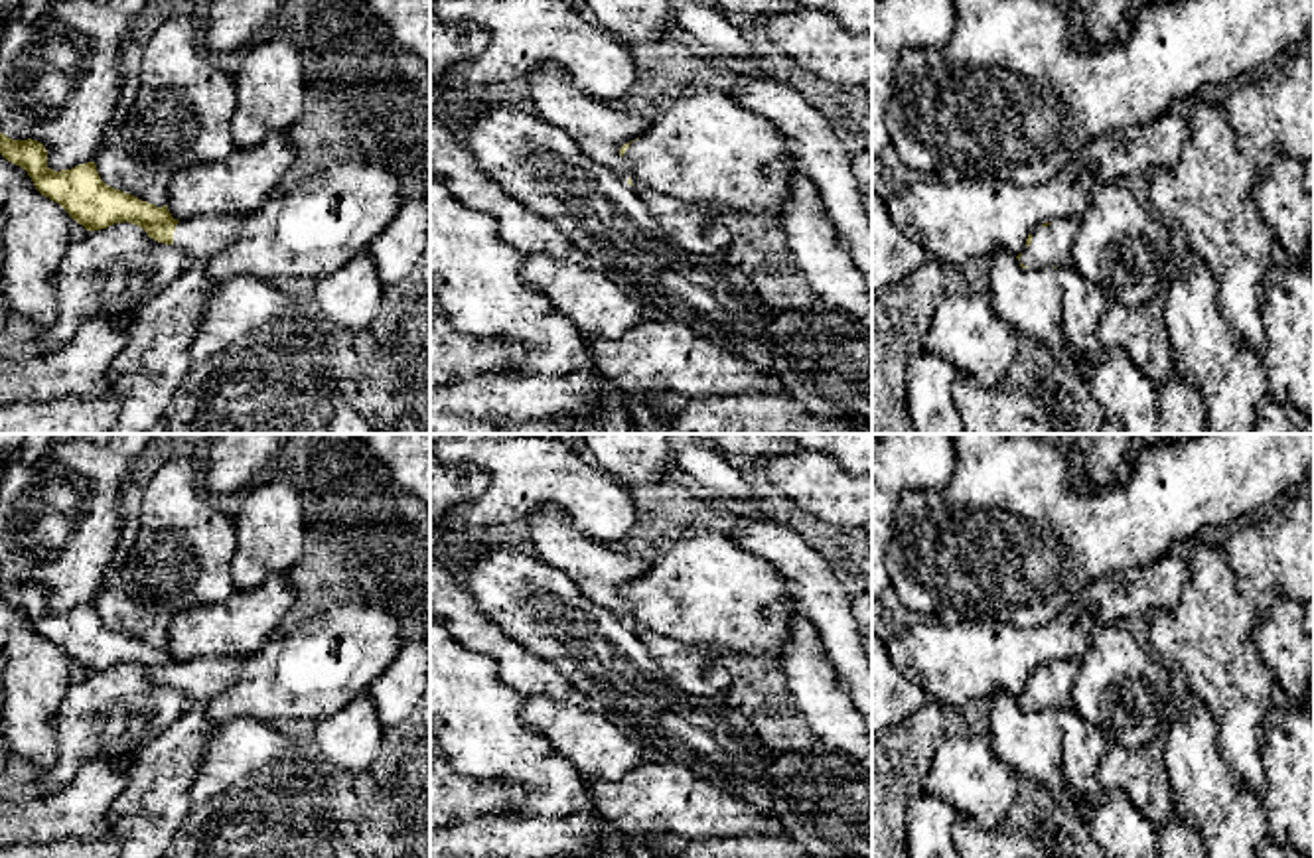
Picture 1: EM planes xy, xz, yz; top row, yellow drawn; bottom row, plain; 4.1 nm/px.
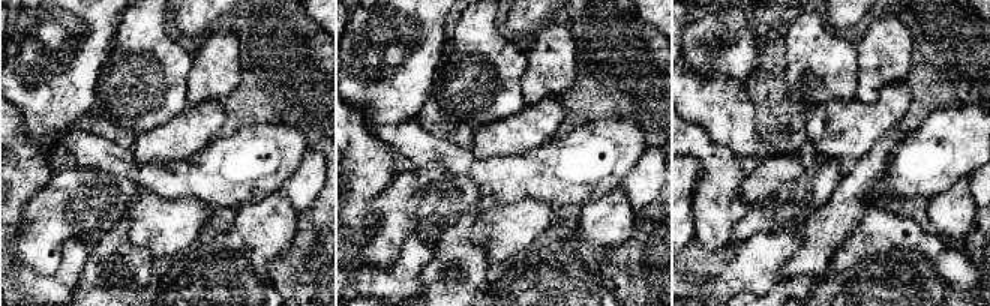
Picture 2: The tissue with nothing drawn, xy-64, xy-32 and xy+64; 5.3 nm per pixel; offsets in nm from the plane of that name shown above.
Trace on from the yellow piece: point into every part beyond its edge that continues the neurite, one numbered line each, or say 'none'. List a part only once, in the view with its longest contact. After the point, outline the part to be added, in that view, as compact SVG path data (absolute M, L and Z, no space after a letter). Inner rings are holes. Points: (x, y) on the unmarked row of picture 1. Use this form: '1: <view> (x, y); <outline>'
1: xy (326, 663); M339 604L286 635L270 635L255 653L180 663L174 688L182 690L189 704L203 704L219 722L249 716L268 724L316 724L367 694L369 686L397 661L402 643L399 619L385 606Z

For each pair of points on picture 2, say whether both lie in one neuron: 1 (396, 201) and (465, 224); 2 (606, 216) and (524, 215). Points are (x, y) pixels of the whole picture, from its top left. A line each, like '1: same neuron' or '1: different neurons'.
1: different neurons
2: different neurons

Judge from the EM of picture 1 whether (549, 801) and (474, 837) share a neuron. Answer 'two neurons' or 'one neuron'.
two neurons

